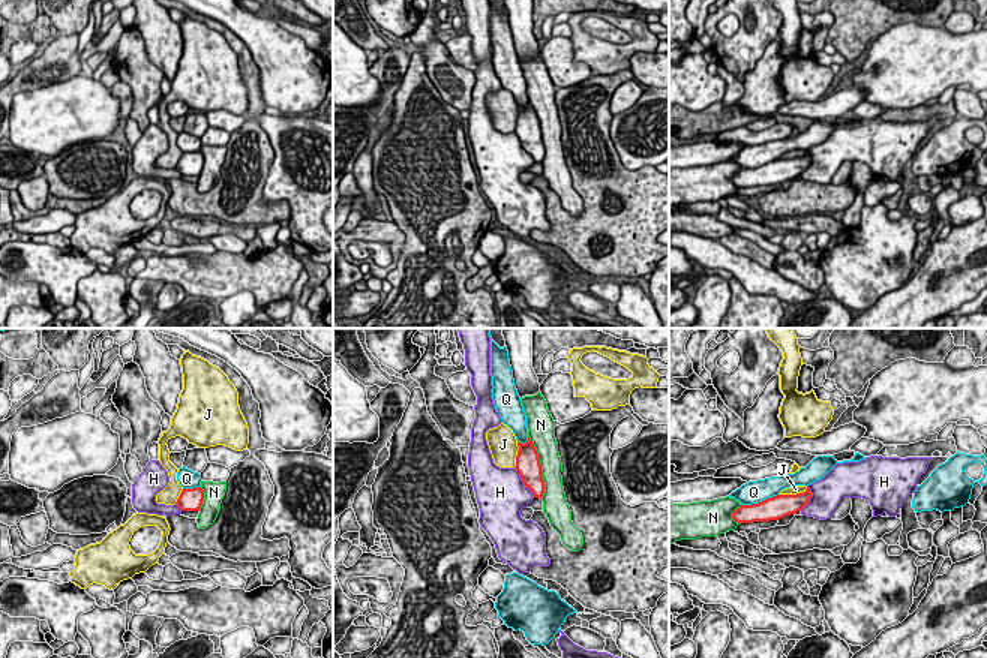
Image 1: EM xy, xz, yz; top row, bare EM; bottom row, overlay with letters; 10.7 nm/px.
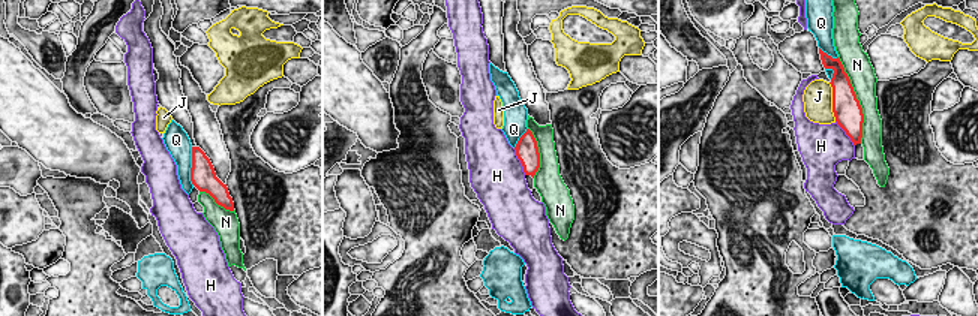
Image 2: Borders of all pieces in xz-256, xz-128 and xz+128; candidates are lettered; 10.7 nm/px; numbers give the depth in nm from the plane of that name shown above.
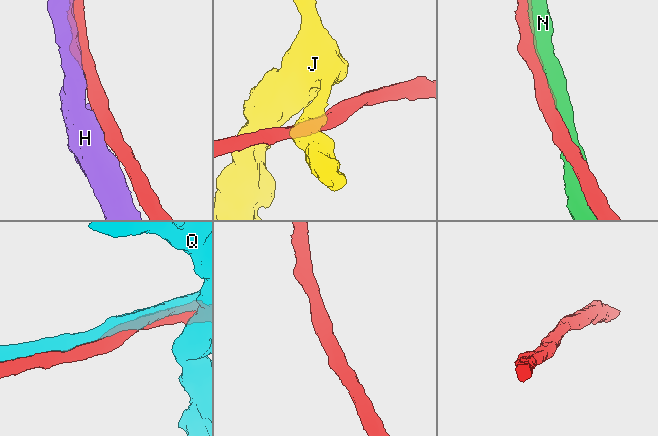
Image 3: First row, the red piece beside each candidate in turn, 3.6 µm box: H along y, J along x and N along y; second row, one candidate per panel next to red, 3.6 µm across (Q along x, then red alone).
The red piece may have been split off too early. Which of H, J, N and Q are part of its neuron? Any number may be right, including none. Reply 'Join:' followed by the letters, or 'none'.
Join: none

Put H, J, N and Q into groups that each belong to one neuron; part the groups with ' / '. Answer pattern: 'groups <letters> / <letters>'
groups H / J / N / Q

